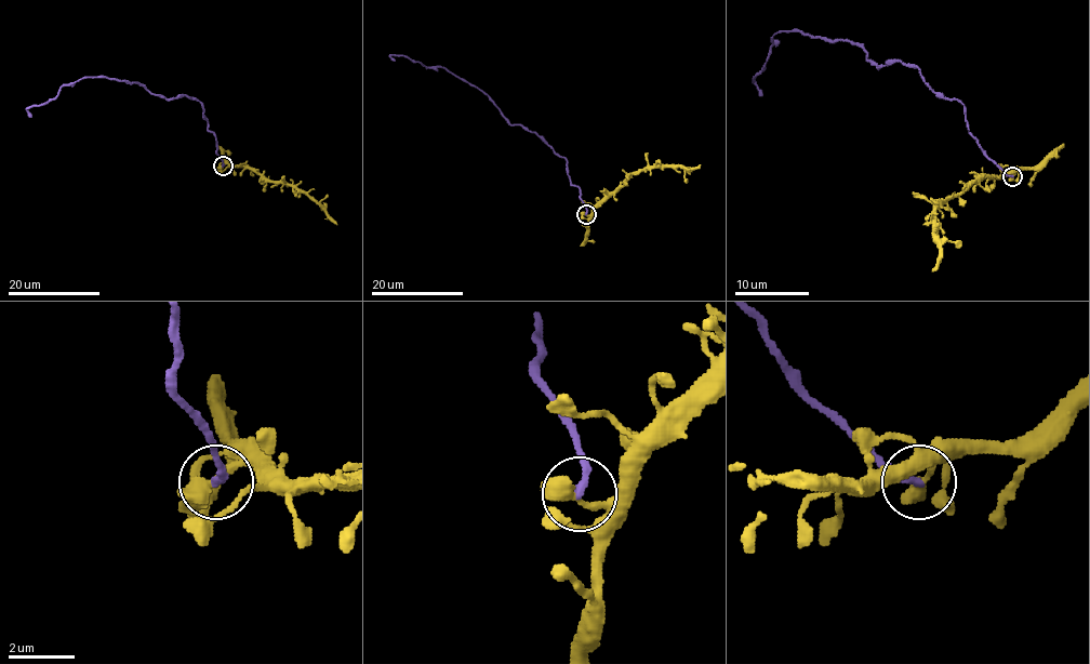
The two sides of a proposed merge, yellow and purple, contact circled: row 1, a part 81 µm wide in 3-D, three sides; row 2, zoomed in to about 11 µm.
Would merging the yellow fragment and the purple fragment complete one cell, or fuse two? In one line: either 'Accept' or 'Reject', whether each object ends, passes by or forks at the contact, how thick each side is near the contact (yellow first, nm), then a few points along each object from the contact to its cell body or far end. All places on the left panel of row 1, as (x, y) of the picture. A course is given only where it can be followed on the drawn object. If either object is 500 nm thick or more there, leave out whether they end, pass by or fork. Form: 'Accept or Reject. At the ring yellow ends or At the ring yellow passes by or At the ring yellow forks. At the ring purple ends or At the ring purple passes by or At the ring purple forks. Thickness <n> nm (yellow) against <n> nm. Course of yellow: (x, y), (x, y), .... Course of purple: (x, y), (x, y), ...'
Reject. Thickness 550 nm (yellow) against 220 nm. Course of yellow: (222, 166), (249, 166), (270, 182), (295, 185), (336, 224). Course of purple: (222, 166), (202, 105), (184, 95), (165, 100), (136, 82), (82, 78), (29, 106), (31, 117)

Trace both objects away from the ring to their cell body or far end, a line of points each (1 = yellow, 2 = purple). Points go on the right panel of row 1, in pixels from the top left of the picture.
1: (1013, 175), (1013, 172), (981, 175), (936, 208), (939, 265), (932, 270)
2: (1013, 175), (916, 67), (878, 67), (841, 39), (778, 31), (754, 77), (762, 95)

